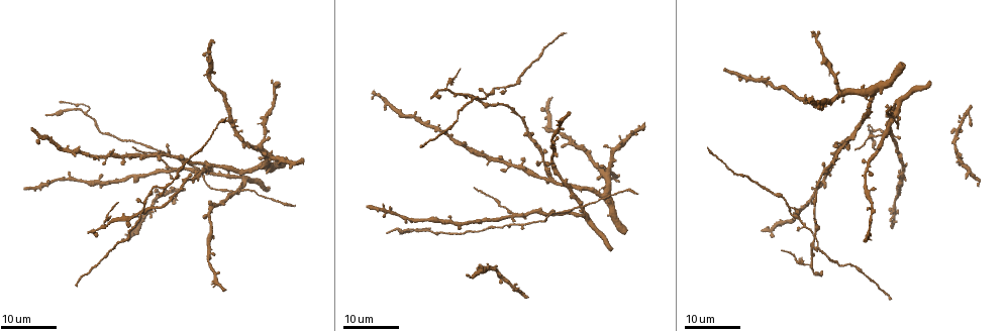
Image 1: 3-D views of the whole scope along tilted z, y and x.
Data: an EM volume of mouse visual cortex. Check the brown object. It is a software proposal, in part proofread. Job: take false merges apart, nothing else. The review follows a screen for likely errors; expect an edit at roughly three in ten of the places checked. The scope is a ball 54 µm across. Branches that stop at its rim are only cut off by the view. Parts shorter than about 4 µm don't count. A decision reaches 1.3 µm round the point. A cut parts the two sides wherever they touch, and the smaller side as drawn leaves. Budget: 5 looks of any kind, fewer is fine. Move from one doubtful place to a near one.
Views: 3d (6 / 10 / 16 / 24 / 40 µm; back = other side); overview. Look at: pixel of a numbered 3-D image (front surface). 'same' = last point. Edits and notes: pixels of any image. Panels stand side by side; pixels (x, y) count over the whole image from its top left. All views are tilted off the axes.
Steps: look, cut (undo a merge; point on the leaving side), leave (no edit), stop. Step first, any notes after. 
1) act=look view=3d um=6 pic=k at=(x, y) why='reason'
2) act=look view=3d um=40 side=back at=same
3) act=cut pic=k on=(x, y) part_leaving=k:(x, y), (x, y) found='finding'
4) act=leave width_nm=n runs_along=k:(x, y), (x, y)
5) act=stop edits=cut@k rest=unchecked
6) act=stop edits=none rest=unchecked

act=look view=3d um=16 pic=1 at=(513, 214) why='thin arm on a thick one'

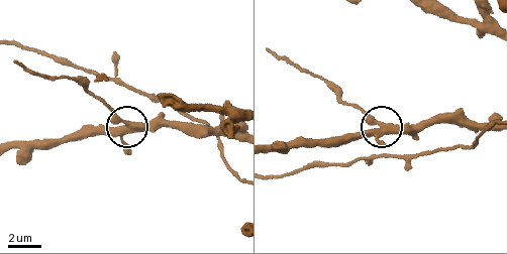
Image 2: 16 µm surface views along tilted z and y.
act=look view=3d um=10 pic=2 at=(127, 123)

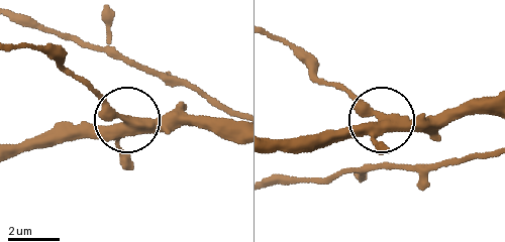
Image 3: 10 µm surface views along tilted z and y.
act=cut pic=3 on=(102, 98) width_nm=380 part_leaving=3:(123, 119), (56, 63), (17, 45) found='two neurons meet here'

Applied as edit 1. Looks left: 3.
act=look view=3d um=16 pic=1 at=(607, 173)

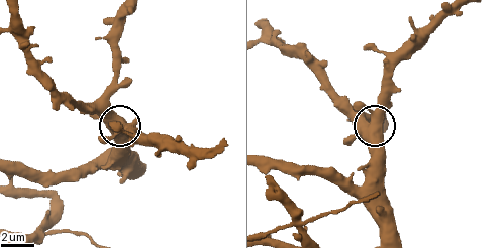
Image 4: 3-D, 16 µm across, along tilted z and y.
act=look view=3d um=6 at=same why='closer look'

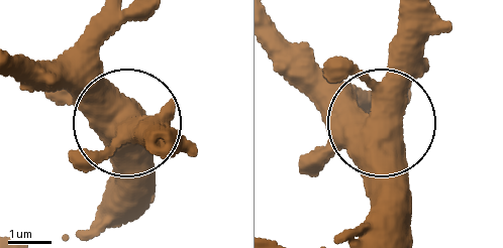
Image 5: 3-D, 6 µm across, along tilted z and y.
act=leave side_arm_um=12 runs_along=5:(355, 231), (369, 211), (369, 136), (403, 20) found='continuous, no second neuron'

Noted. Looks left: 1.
act=stop edits=cut@3 rest=unchecked

